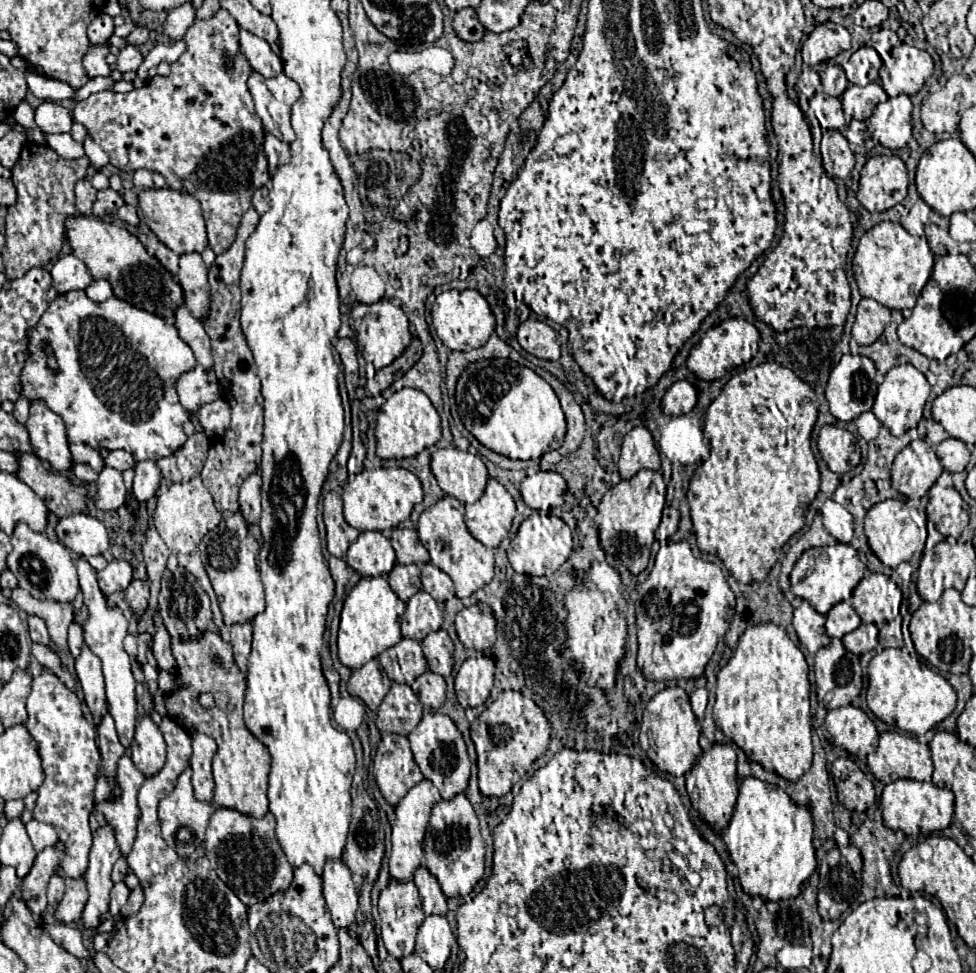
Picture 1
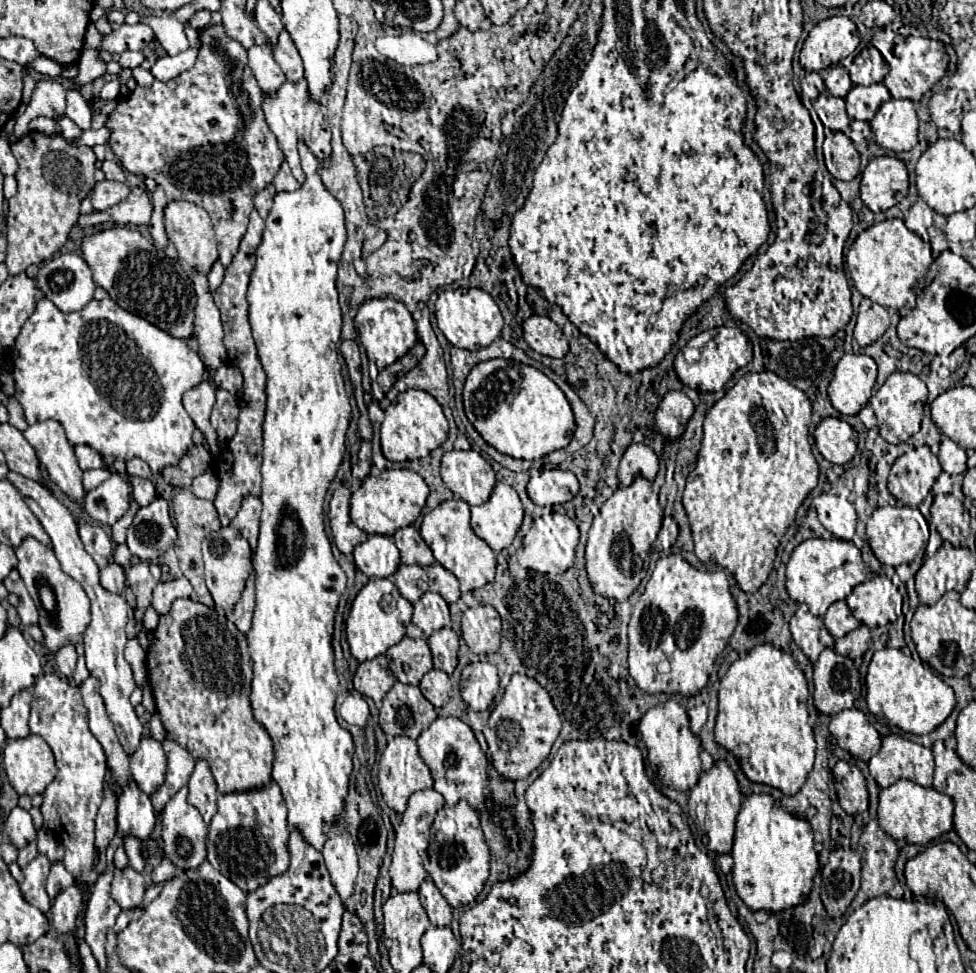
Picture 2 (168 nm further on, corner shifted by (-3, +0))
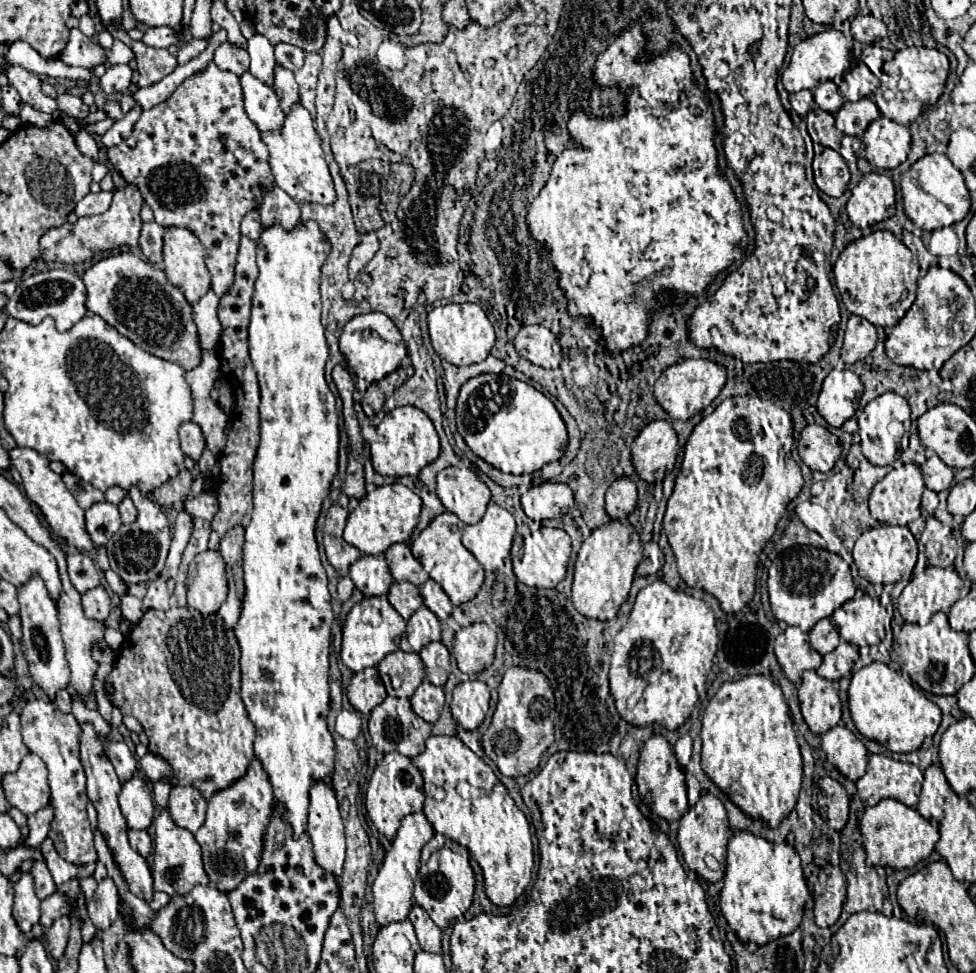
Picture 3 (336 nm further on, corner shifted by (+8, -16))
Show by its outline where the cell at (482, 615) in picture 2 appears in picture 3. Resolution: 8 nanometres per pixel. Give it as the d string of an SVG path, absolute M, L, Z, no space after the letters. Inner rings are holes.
M484 622L460 628L454 636L454 658L464 674L478 674L494 660L496 632Z

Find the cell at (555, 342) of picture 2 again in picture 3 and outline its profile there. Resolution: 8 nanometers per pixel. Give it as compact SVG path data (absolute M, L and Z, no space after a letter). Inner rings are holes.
M522 326L514 338L516 352L540 368L558 368L562 360L558 338L544 326Z

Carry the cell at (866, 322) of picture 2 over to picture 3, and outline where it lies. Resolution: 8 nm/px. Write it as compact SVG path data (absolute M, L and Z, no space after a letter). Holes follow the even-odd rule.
M850 316L846 334L844 334L844 346L842 346L842 360L846 364L854 364L858 360L864 360L872 348L876 346L878 334L876 326L860 316Z

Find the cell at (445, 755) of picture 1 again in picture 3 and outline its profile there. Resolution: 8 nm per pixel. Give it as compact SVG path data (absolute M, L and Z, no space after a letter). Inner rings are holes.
M430 736L426 740L426 748L422 754L412 758L412 764L420 770L424 778L424 814L432 828L458 844L466 846L468 852L476 858L484 872L484 888L488 898L496 906L510 906L530 884L532 866L534 866L534 850L530 838L530 824L526 816L516 808L508 790L496 780L492 768L484 764L462 740L456 736Z

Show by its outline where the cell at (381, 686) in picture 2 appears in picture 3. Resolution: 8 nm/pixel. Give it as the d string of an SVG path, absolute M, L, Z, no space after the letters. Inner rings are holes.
M366 668L362 672L356 672L346 694L350 704L364 716L368 716L370 710L376 708L386 698L386 690L376 668Z

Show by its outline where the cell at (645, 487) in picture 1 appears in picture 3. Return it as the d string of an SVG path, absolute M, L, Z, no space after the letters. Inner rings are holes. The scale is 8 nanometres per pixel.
M610 520L608 524L592 530L582 542L574 564L572 600L574 608L594 620L612 620L628 598L632 588L634 570L642 560L642 540L638 530L628 520Z

